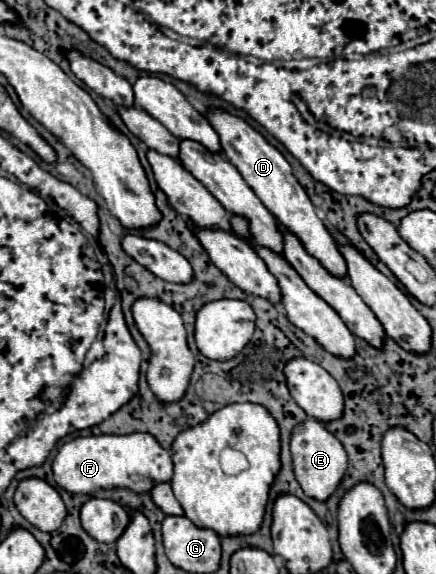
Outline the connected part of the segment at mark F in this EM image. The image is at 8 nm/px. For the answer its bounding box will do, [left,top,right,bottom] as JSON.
[52,432,172,494]

